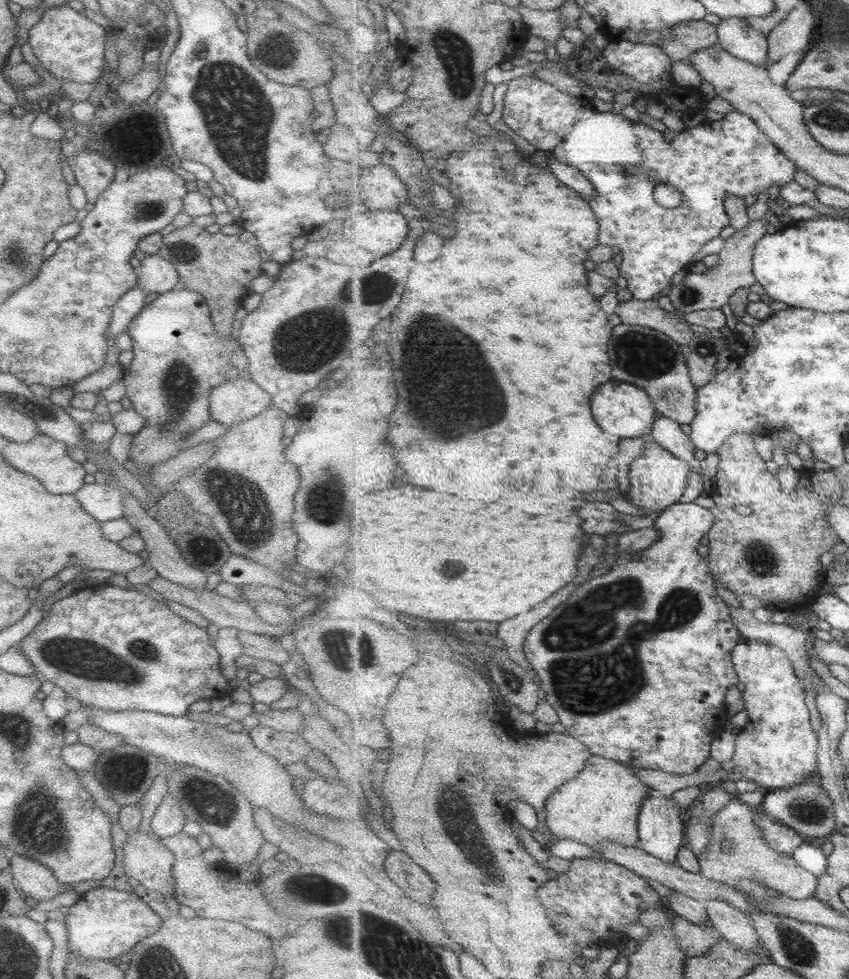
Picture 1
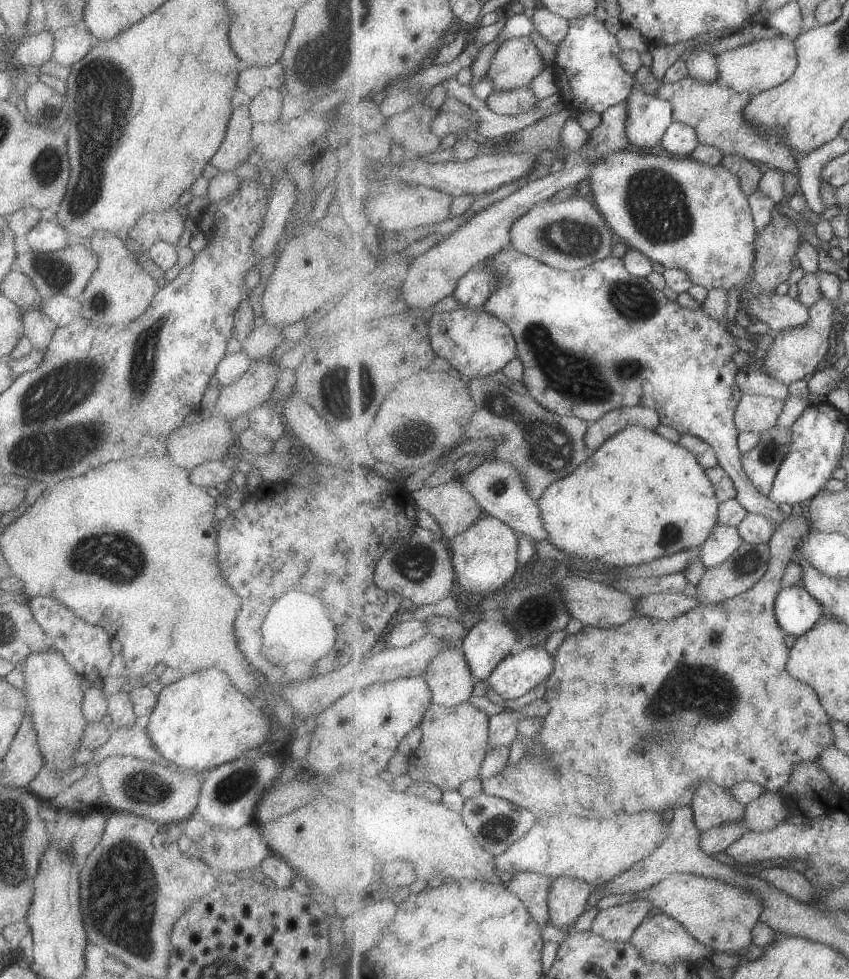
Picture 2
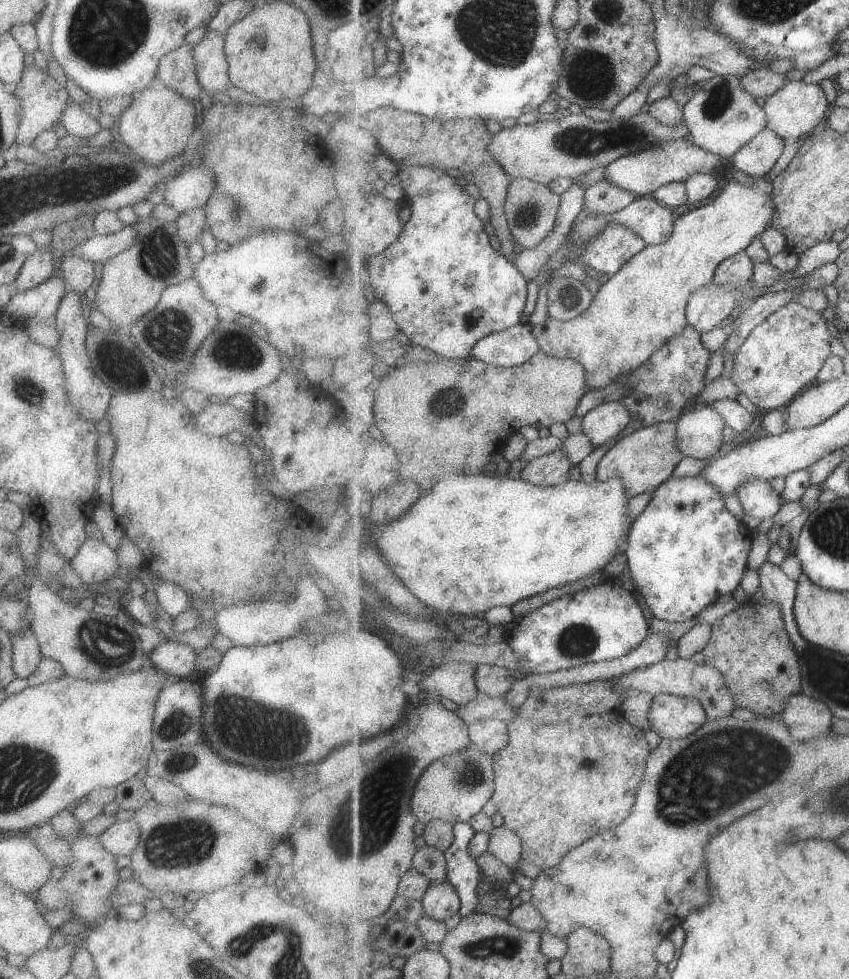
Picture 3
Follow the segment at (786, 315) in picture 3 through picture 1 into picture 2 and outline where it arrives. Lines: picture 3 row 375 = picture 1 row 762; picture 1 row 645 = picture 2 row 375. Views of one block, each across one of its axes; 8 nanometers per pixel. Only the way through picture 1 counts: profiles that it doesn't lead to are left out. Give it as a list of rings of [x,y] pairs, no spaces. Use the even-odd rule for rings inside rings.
[[[769,330],[765,334],[755,335],[752,342],[755,344],[748,352],[747,359],[741,366],[737,374],[737,384],[741,386],[743,394],[758,394],[768,397],[788,398],[789,388],[783,380],[771,376],[765,366],[765,358],[773,348],[775,342],[775,332]]]

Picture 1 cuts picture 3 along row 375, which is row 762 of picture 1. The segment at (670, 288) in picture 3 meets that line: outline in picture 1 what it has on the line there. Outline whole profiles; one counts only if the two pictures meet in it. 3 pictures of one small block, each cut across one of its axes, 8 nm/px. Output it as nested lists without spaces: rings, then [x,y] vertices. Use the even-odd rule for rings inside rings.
[[[591,755],[586,768],[578,776],[555,791],[547,802],[546,824],[552,835],[558,840],[573,839],[581,844],[591,846],[595,850],[603,845],[603,841],[615,841],[623,843],[627,847],[637,846],[640,834],[638,818],[645,798],[651,794],[652,788],[643,783],[631,765],[610,759],[603,756]]]

